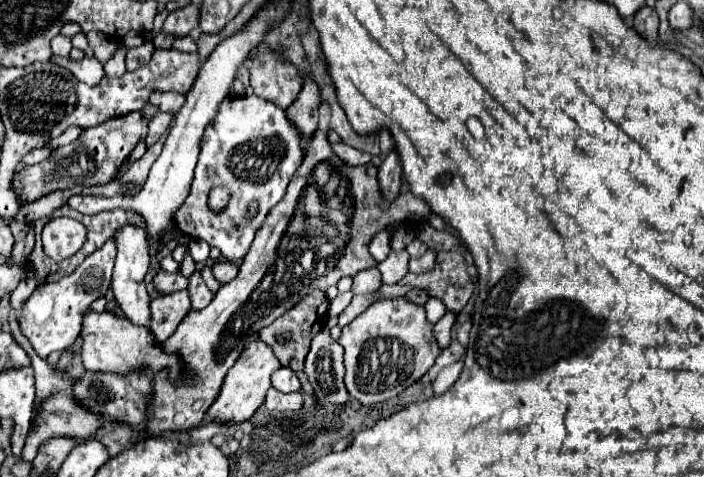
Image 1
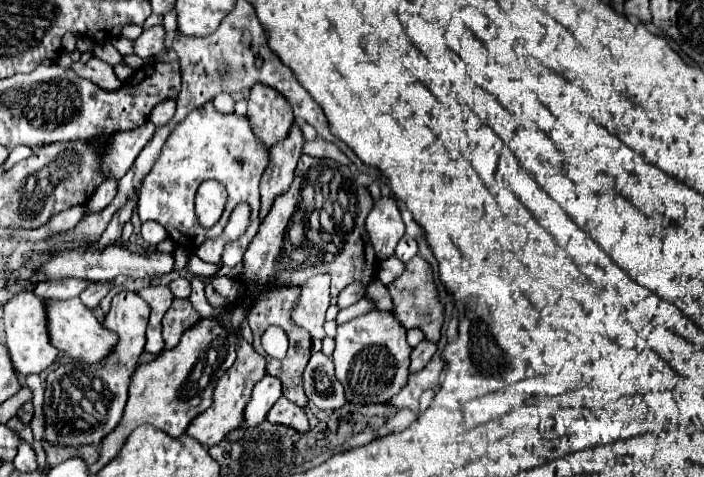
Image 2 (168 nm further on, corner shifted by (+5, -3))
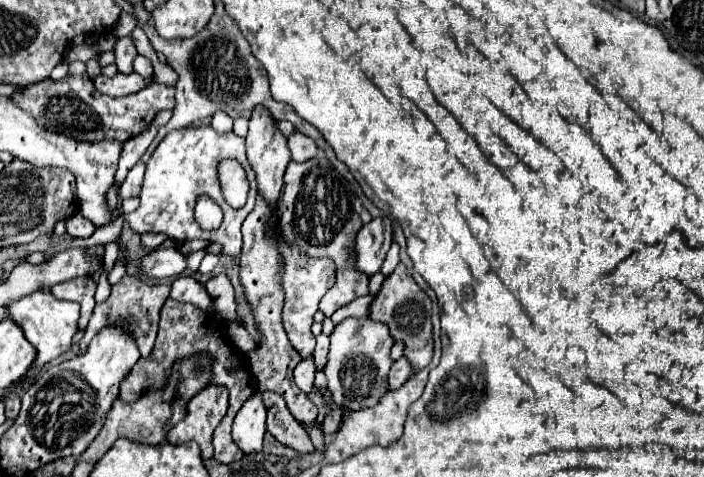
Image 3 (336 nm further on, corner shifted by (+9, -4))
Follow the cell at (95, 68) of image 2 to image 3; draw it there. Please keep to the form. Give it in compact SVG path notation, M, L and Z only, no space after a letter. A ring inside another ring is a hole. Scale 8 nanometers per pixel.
M130 73L130 75L116 75L116 77L106 77L106 75L98 75L92 79L94 87L100 93L106 93L110 97L122 97L122 95L130 95L134 91L140 91L142 87L146 87L146 83L150 83L152 79L142 79L138 73Z

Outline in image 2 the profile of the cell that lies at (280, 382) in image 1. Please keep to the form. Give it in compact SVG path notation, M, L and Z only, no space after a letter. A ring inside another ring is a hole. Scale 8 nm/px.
M264 376L258 386L254 386L250 402L246 404L244 410L244 422L246 426L258 426L262 424L262 420L266 418L270 406L274 406L274 402L282 396L282 384L278 382L278 378L272 376Z

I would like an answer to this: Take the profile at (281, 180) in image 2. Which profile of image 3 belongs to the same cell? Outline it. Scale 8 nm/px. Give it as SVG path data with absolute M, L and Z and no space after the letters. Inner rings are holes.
M258 193L256 197L256 205L252 209L252 213L246 217L244 225L242 225L242 237L244 237L244 247L242 247L242 255L240 255L240 283L244 287L244 295L246 301L252 309L258 333L262 337L262 341L258 343L256 349L248 351L248 363L250 363L250 371L252 377L258 385L260 391L274 391L280 393L290 409L290 413L302 421L302 423L312 423L316 421L318 409L314 407L314 403L308 399L306 393L302 393L298 389L298 385L294 383L294 367L300 363L300 353L292 347L292 343L286 337L286 331L282 327L282 303L284 303L284 289L282 289L282 255L278 253L278 239L276 233L270 229L270 219L276 215L276 209Z

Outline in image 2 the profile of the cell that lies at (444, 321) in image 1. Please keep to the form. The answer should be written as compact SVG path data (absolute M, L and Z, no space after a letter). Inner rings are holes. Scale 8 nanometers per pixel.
M422 340L410 354L410 372L422 370L428 364L428 360L434 356L434 352L436 352L436 344Z

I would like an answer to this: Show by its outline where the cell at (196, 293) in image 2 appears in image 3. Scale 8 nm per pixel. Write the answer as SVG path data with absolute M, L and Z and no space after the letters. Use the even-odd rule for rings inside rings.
M208 385L190 403L188 415L168 433L168 443L182 445L186 441L196 441L202 459L212 457L212 433L224 419L228 409L228 389L224 385Z

